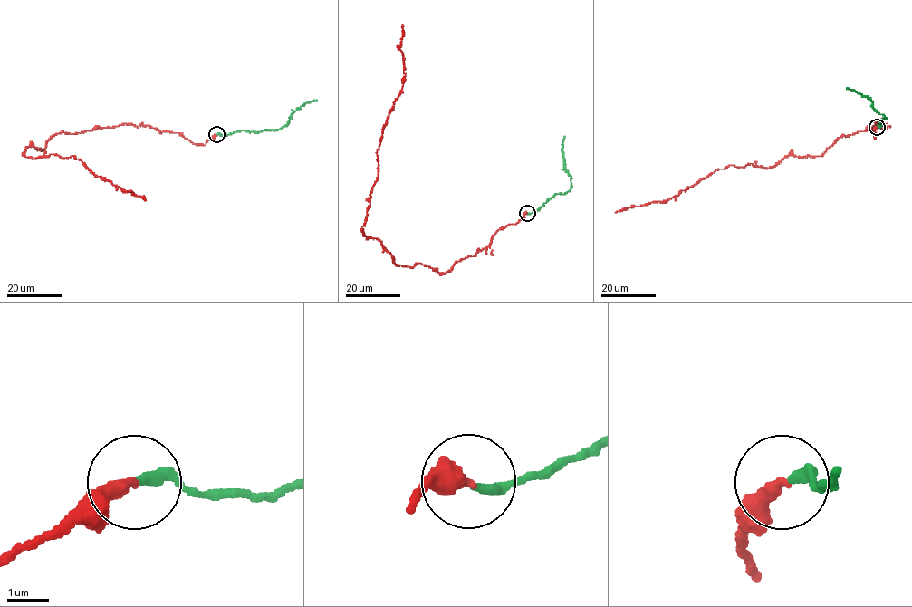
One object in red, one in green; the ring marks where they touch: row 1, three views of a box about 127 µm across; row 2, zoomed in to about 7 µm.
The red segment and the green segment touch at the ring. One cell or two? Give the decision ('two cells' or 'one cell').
one cell

